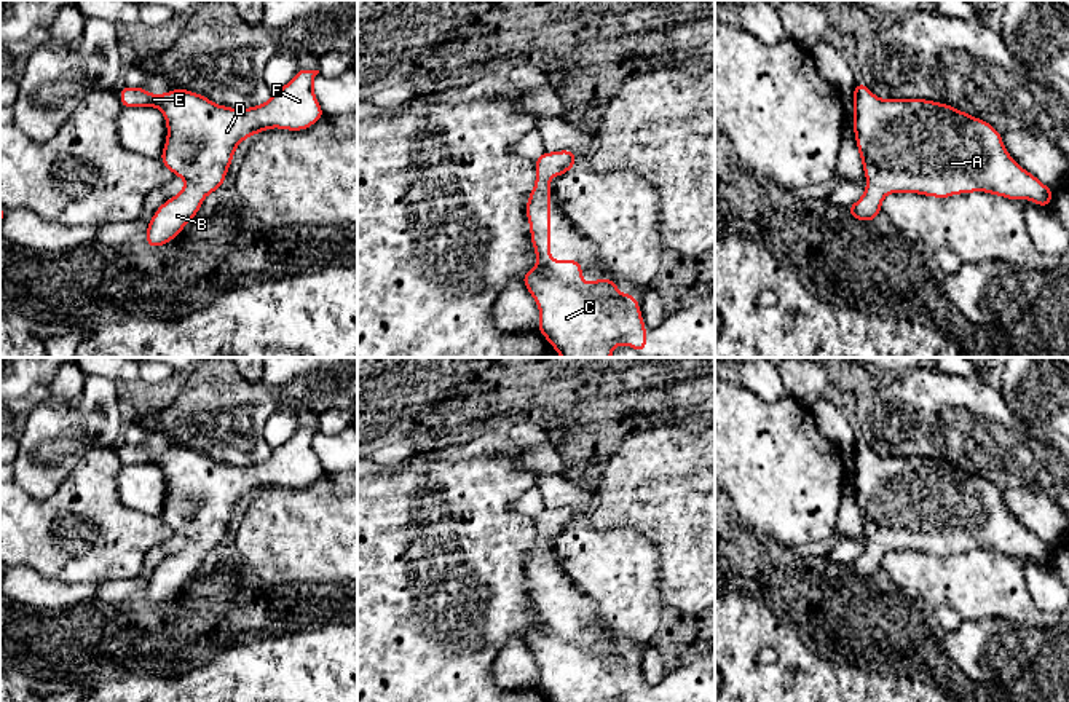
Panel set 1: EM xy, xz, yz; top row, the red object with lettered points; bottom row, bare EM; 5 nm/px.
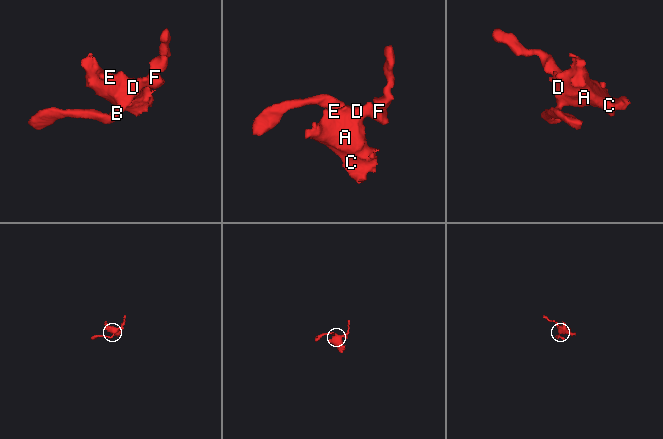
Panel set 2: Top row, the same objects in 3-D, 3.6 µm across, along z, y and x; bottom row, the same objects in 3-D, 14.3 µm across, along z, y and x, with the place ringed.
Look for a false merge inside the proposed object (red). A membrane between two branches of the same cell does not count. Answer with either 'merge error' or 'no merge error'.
no merge error

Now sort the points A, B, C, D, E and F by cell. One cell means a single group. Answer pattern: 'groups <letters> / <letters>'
groups A B C D E F

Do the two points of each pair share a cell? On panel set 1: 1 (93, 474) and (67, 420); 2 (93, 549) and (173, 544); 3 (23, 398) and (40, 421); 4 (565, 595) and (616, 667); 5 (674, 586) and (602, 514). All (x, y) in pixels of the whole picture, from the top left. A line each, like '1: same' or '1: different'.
1: different
2: different
3: different
4: same
5: same

